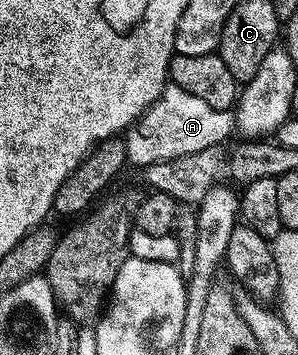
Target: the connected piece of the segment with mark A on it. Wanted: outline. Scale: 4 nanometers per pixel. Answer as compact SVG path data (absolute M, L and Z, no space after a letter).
M170 82L158 100L126 129L126 158L131 165L139 166L164 162L184 154L196 154L196 150L208 150L208 146L225 145L234 131L234 117L229 111L216 110L196 98L196 94L188 94L188 90Z

